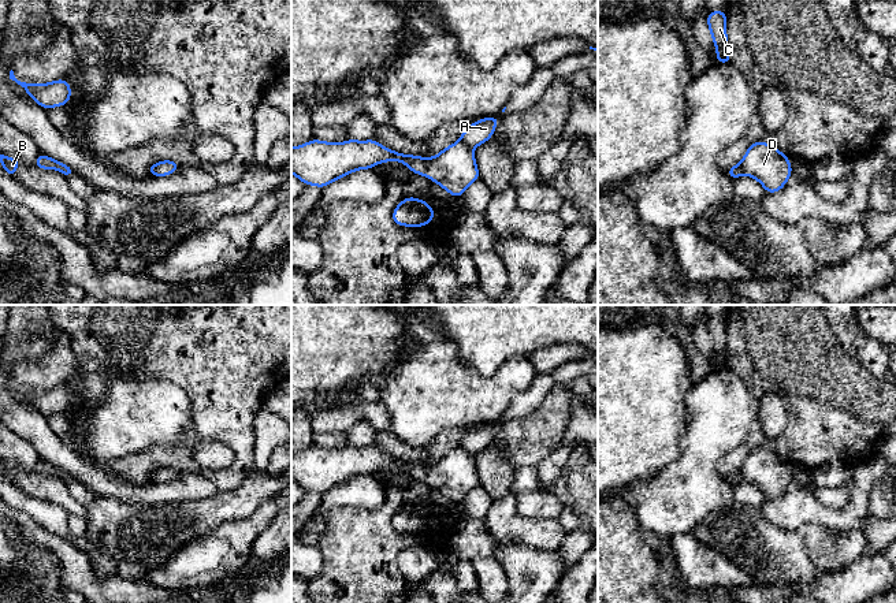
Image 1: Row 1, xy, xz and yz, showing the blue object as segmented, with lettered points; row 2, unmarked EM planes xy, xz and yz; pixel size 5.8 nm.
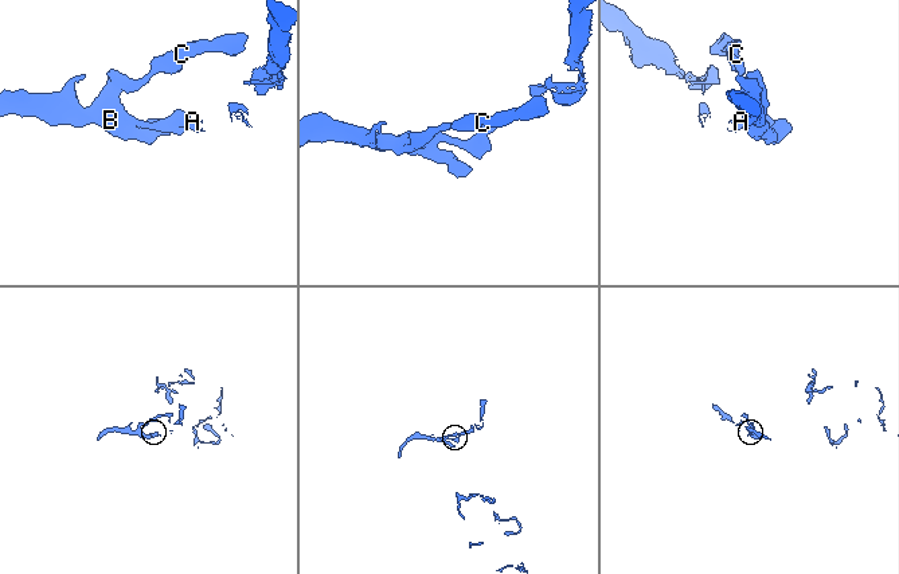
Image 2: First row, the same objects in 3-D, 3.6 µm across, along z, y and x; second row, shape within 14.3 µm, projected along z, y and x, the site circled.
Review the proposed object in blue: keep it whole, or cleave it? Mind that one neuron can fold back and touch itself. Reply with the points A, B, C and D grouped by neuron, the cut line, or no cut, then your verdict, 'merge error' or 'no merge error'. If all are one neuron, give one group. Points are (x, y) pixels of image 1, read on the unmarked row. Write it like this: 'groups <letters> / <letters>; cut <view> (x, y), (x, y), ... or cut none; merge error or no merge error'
groups A / B C D; cut xz (460, 446), (472, 454); merge error

